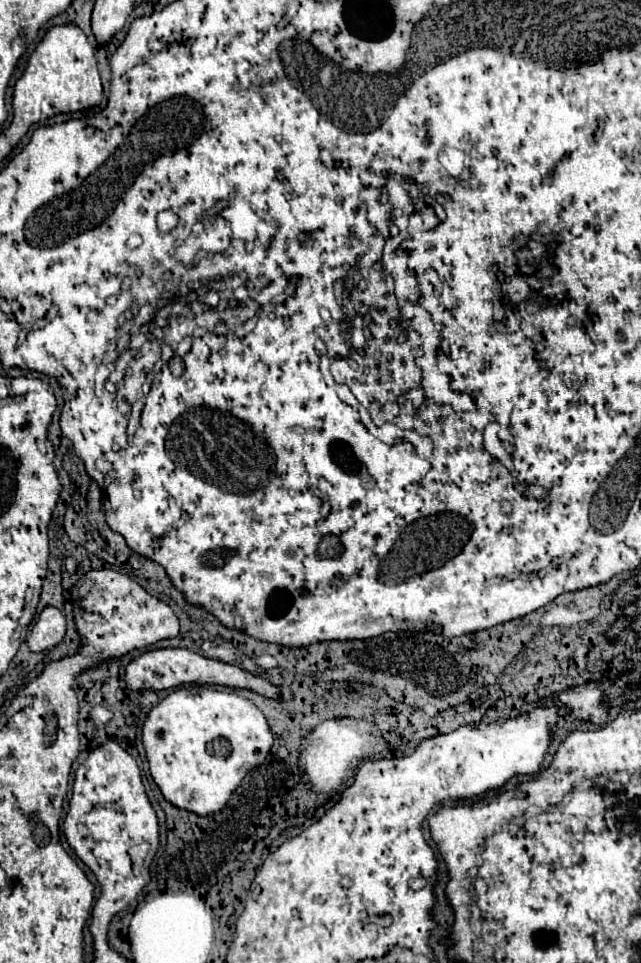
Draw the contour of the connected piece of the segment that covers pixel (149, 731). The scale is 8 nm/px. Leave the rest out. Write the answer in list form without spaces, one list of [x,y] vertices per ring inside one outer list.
[[[184,686],[168,694],[158,706],[150,710],[144,722],[142,742],[150,762],[150,774],[160,786],[164,798],[178,808],[184,808],[198,816],[208,816],[220,812],[240,786],[242,778],[254,766],[264,762],[274,744],[274,734],[264,714],[250,700],[234,692],[220,692],[208,686]]]

